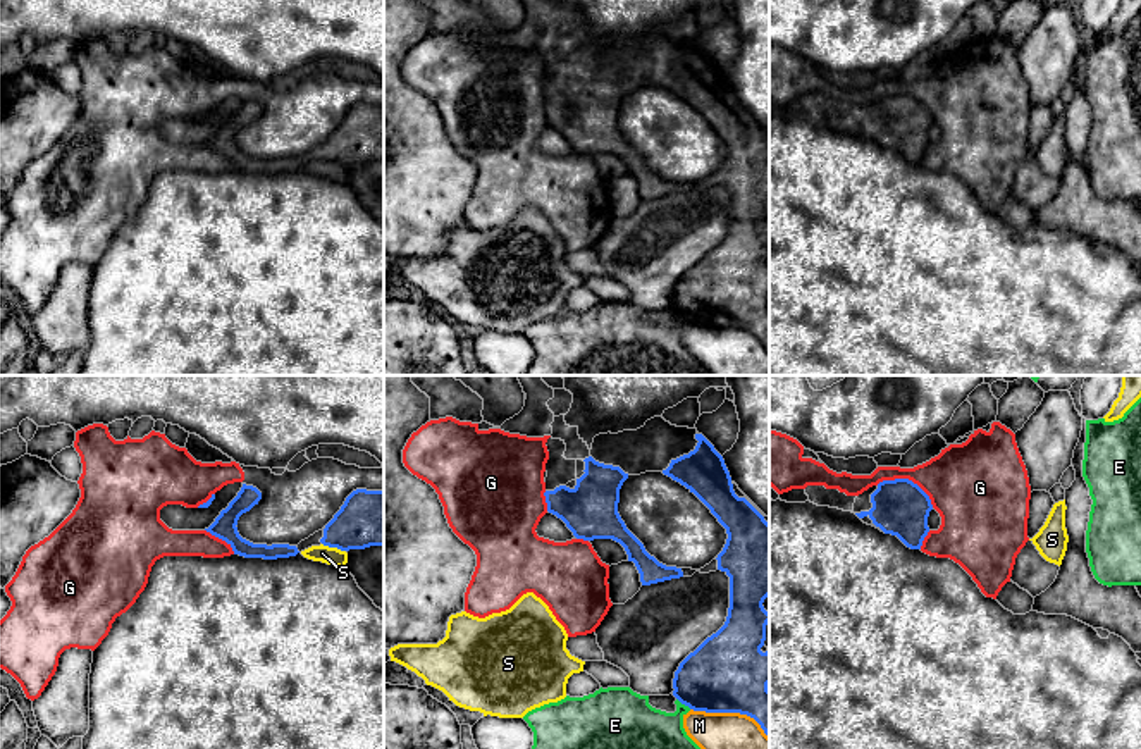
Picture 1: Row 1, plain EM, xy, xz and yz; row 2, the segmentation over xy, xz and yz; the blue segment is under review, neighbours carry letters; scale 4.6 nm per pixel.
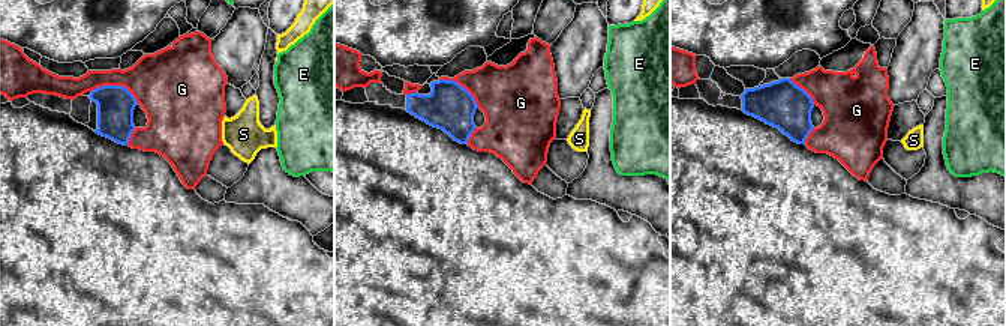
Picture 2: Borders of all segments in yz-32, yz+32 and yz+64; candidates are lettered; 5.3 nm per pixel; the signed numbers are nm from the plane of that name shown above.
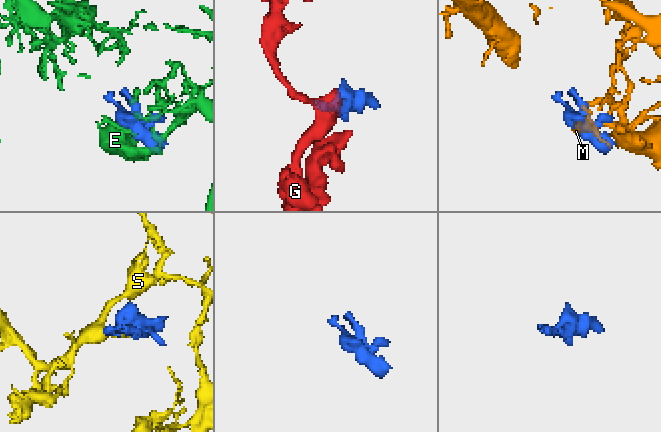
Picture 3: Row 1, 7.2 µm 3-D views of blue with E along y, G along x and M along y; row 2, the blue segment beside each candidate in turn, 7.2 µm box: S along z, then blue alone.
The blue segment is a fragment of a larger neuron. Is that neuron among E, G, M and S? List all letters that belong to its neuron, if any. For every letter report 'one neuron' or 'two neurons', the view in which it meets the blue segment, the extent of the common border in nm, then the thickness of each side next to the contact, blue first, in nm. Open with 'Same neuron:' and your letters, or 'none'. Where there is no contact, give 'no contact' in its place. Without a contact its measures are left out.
Same neuron: none
E: two neurons | xz | 90 nm | 360/220 nm
G: two neurons | yz | 300 nm | 260/320 nm
M: two neurons | xz | 400 nm | 360/180 nm
S: two neurons | xy | 120 nm | 260/80 nm

